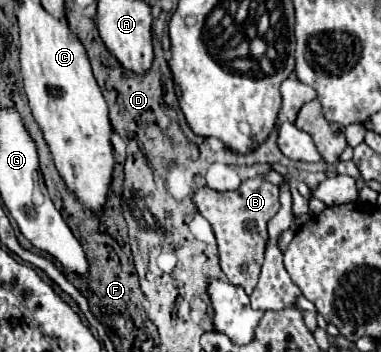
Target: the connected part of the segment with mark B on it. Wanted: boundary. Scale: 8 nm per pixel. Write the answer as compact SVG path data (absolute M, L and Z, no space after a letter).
M251 178L241 182L241 186L231 192L217 192L203 186L193 194L193 202L215 232L221 270L227 274L231 284L239 284L247 294L251 294L259 280L269 240L267 222L279 210L279 188L267 180Z

